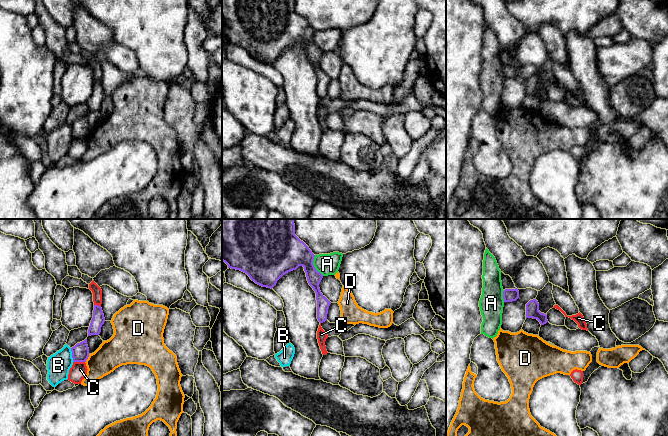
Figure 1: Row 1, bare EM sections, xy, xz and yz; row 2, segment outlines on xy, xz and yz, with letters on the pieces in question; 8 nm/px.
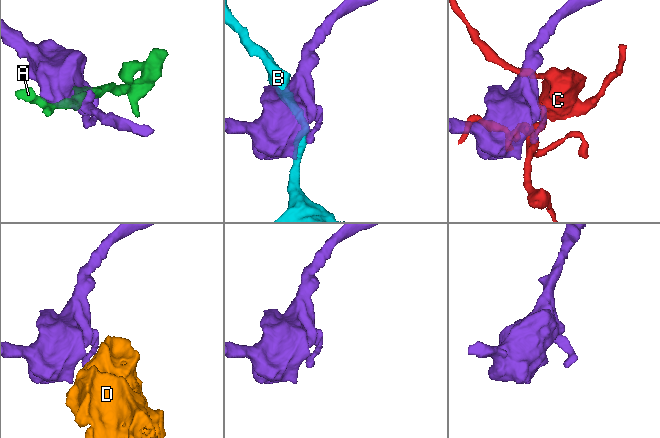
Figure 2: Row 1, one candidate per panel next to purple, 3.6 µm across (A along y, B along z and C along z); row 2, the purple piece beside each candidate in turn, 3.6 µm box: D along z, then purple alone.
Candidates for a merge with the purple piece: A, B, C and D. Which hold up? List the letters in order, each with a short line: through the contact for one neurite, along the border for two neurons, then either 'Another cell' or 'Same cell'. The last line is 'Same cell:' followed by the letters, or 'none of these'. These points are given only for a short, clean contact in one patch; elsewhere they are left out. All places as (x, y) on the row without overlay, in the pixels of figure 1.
A: Another cell
B: Another cell
C: Another cell
D: Line: xy (89, 130), (85, 138). Another cell
Same cell: none of these

